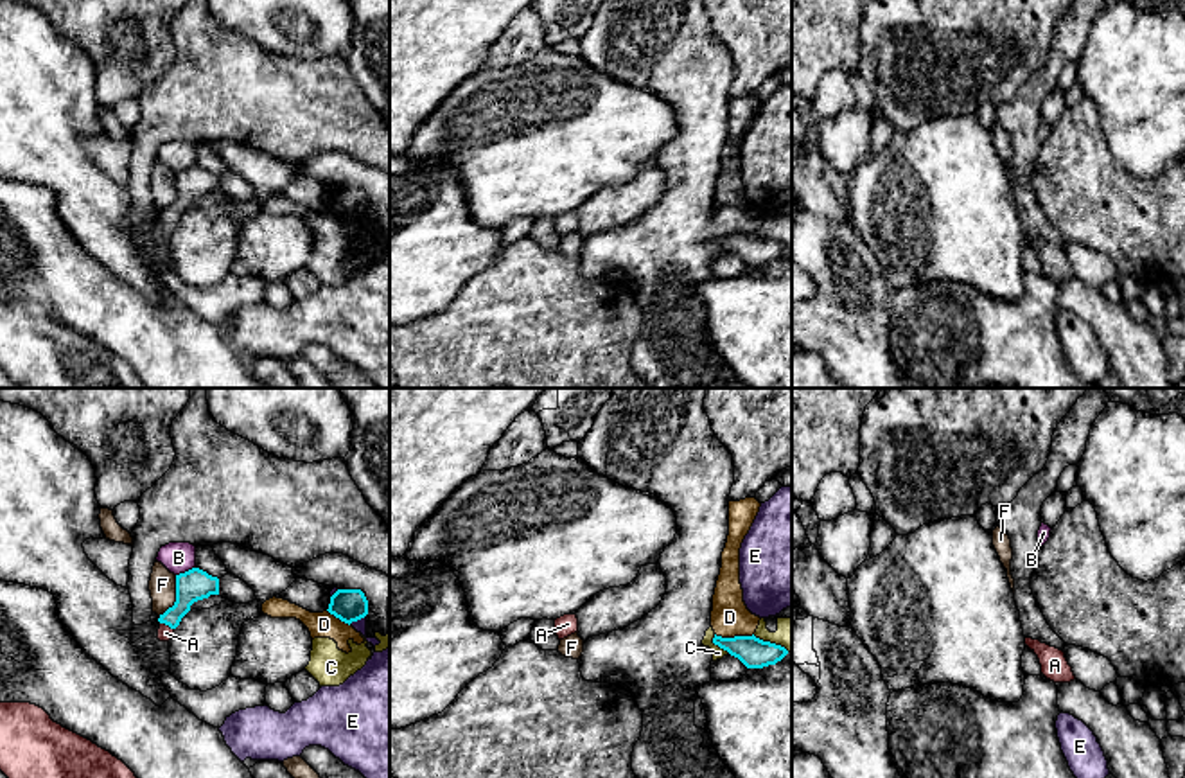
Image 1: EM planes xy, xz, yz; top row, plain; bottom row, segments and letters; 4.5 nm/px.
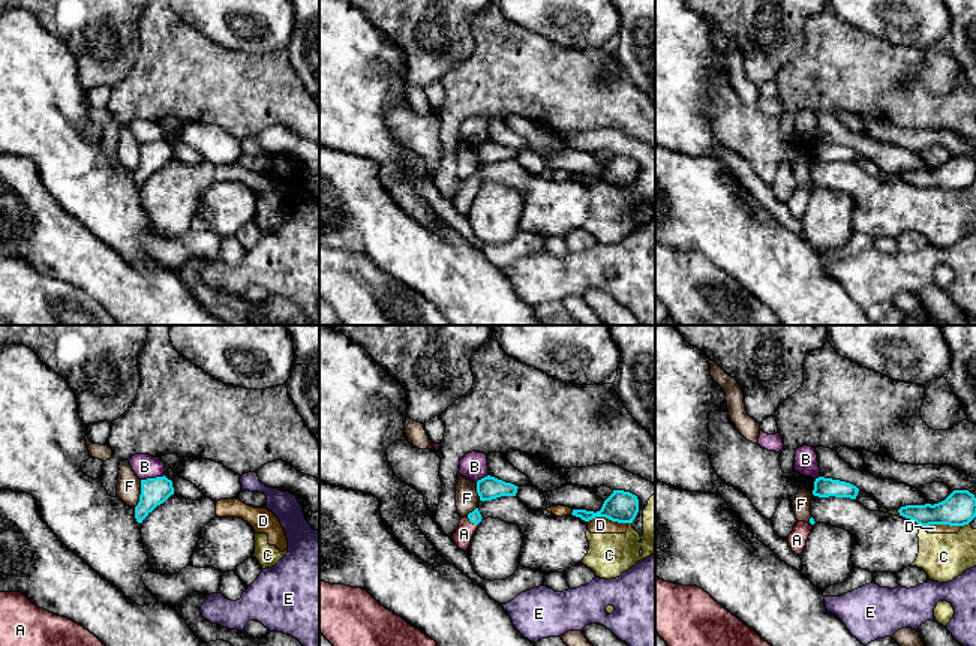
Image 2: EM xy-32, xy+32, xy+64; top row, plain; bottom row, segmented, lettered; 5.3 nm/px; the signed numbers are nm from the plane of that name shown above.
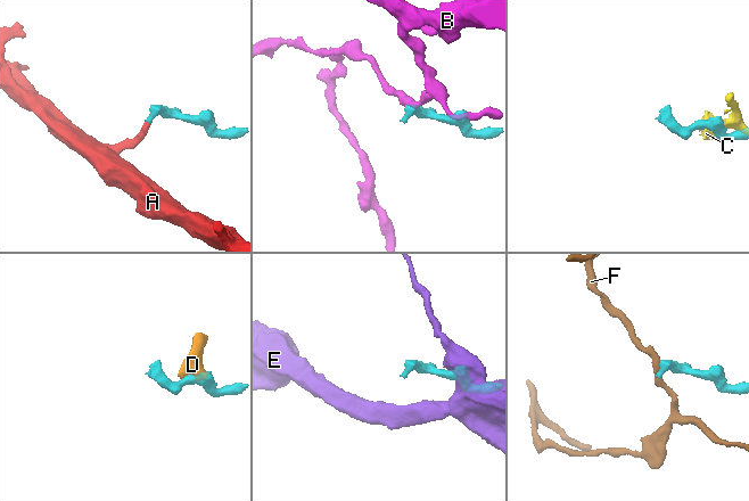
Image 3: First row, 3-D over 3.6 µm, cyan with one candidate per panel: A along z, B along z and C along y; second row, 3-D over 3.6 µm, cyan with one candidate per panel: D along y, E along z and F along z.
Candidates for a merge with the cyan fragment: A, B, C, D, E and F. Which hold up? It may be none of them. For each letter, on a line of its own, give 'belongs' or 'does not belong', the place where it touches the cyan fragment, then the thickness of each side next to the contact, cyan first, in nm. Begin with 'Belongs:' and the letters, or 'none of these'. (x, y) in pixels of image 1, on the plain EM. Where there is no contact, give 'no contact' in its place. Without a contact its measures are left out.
Belongs: A
A: belongs | xy (167, 221) | 140/70 nm
B: does not belong | xy (185, 169) | 140/140 nm
C: does not belong | xz (719, 243) | 140/50 nm
D: does not belong | xz (735, 234) | 140/170 nm
E: does not belong | xy (356, 218) | 150/60 nm
F: does not belong | xy (176, 194) | 140/120 nm

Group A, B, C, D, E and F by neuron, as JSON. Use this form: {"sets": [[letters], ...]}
{"sets": [["A"], ["B"], ["C", "D"], ["E"], ["F"]]}

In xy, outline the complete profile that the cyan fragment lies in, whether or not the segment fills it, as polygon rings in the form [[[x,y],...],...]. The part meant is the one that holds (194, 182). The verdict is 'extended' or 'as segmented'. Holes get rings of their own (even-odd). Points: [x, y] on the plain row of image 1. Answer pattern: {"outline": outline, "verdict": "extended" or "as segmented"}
{"outline": [[[192,165],[176,172],[176,199],[163,212],[160,212],[158,237],[169,239],[181,216],[190,208],[190,203],[198,198],[219,192],[219,176],[208,172],[199,165]]], "verdict": "extended"}

